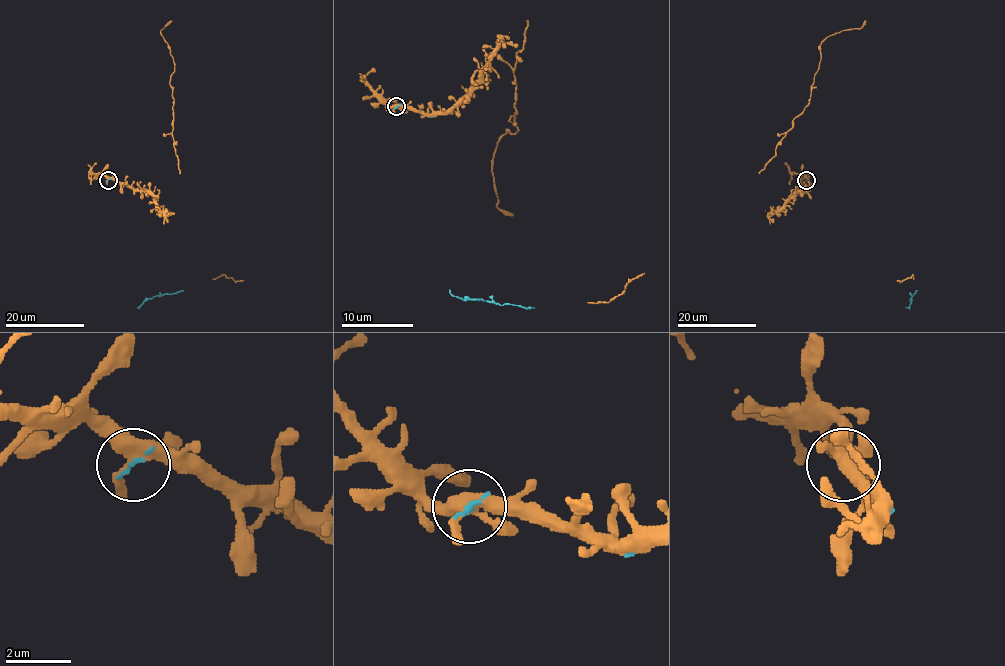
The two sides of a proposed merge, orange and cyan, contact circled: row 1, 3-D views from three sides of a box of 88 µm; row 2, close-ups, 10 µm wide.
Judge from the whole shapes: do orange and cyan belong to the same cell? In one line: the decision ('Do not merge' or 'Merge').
Merge

